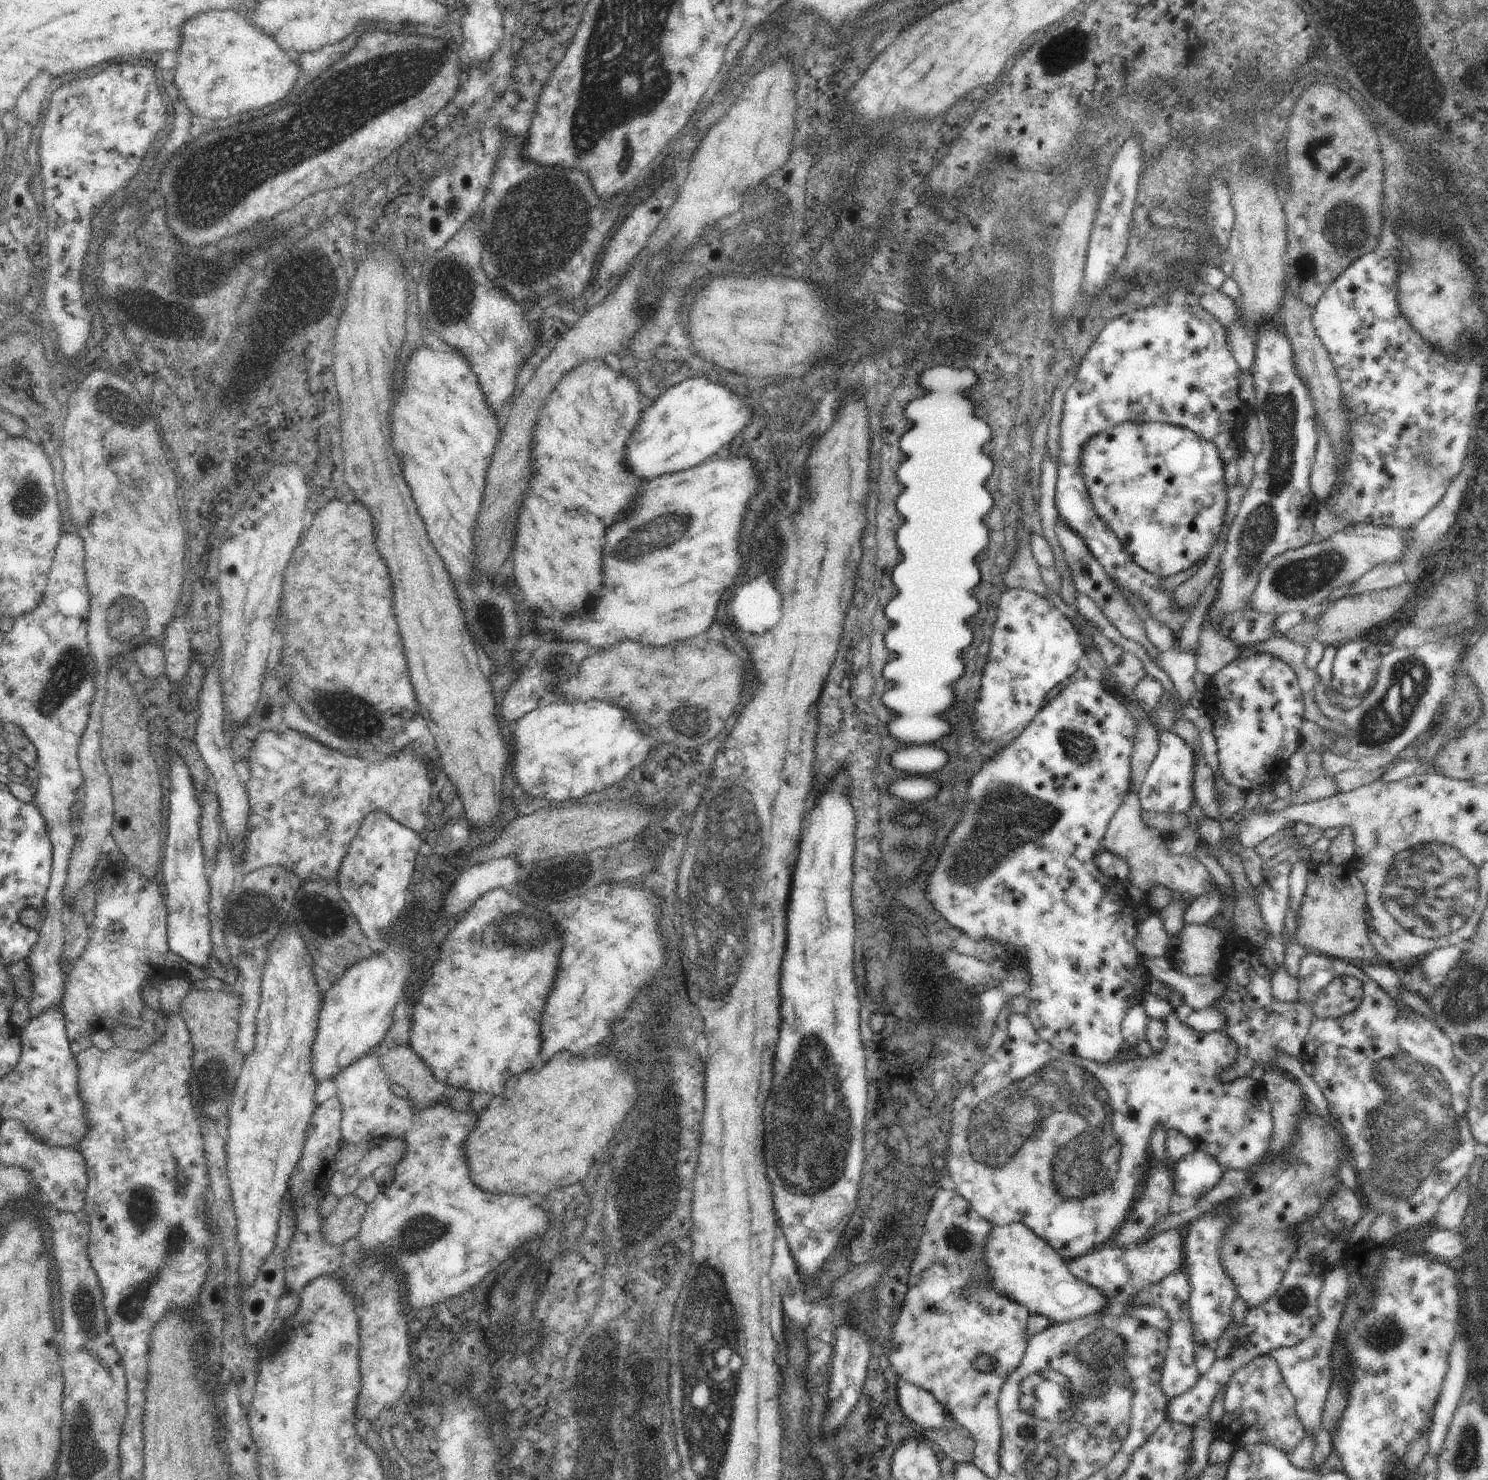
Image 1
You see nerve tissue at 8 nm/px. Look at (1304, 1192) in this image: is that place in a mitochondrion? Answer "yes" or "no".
yes

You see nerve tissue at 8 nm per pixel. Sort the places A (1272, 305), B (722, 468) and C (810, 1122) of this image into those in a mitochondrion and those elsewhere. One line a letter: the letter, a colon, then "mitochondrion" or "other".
A: other
B: other
C: mitochondrion

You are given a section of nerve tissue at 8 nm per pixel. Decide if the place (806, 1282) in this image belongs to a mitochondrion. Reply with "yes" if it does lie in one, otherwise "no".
no

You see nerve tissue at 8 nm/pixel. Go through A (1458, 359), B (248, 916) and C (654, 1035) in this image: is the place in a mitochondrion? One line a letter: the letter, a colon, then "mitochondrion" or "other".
A: other
B: mitochondrion
C: mitochondrion

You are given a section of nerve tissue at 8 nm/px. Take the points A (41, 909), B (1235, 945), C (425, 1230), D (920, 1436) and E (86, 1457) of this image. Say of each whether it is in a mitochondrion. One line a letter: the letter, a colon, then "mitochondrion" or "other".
A: other
B: other
C: mitochondrion
D: other
E: mitochondrion

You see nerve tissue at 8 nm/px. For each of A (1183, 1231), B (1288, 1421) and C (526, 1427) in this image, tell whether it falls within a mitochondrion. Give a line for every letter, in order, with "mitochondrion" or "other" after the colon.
A: other
B: other
C: other

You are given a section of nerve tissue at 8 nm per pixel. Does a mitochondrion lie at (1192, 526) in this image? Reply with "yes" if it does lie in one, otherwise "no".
no

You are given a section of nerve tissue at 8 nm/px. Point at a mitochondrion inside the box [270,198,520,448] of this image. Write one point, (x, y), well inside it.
(461, 285)

